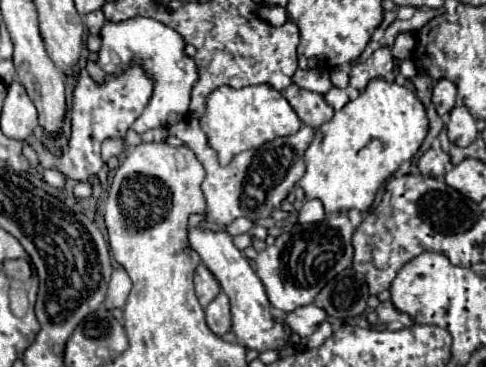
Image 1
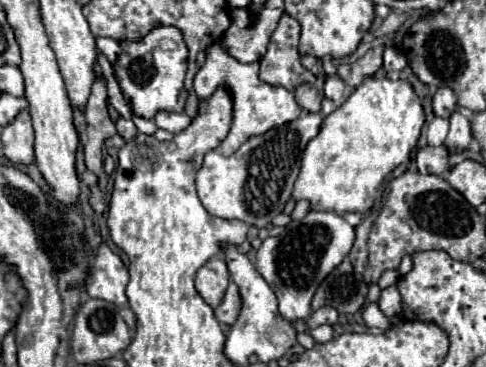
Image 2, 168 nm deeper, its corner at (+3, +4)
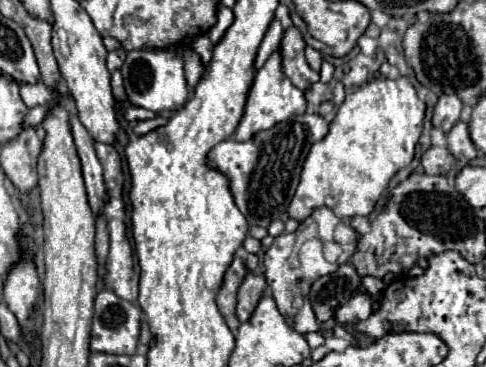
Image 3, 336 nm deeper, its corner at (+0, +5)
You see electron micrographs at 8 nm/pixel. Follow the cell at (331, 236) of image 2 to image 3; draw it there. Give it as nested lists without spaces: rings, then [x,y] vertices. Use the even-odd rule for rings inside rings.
[[[326,206],[322,208],[316,208],[312,212],[312,216],[308,216],[296,232],[284,232],[280,234],[274,244],[266,250],[264,254],[264,278],[266,278],[266,284],[268,284],[268,290],[272,294],[272,298],[276,300],[278,304],[278,310],[280,314],[286,318],[288,326],[294,328],[296,332],[300,334],[306,334],[306,332],[314,332],[314,330],[320,330],[318,328],[318,320],[312,312],[312,306],[310,306],[310,286],[324,274],[330,274],[334,272],[342,262],[348,260],[348,254],[352,256],[354,252],[354,244],[346,244],[344,246],[344,252],[346,256],[340,256],[334,264],[330,264],[326,258],[324,258],[324,252],[322,252],[322,246],[324,242],[332,242],[334,240],[334,228],[340,224],[342,220]],[[296,256],[298,258],[298,266],[294,268],[290,258]]]

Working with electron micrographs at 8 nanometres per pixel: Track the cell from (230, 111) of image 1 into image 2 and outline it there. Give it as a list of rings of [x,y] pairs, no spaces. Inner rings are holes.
[[[219,43],[209,45],[209,53],[205,65],[195,75],[195,93],[199,99],[209,97],[219,85],[225,85],[233,95],[233,125],[225,141],[221,143],[223,155],[233,155],[241,143],[245,143],[253,135],[261,135],[273,127],[289,123],[301,115],[301,107],[295,101],[295,95],[285,87],[275,87],[259,79],[259,63],[243,65],[231,55],[227,55]]]

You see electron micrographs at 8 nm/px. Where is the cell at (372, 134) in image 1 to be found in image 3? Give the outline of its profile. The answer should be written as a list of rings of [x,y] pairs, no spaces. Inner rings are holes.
[[[400,76],[396,80],[390,78],[376,78],[366,82],[356,92],[348,94],[344,104],[338,108],[334,120],[330,122],[330,132],[310,148],[310,154],[304,162],[302,176],[294,200],[288,208],[290,218],[302,222],[312,214],[318,206],[328,206],[340,218],[354,218],[354,216],[368,216],[374,210],[376,200],[388,186],[390,178],[404,166],[408,166],[414,158],[414,148],[422,134],[424,122],[424,102],[416,96],[414,86],[408,78]]]

